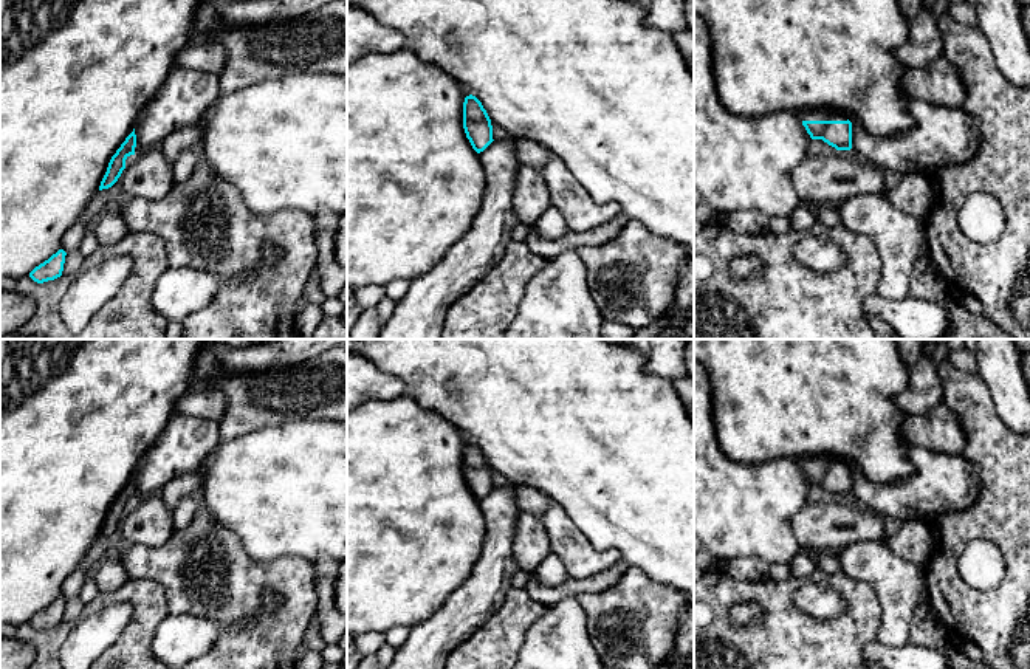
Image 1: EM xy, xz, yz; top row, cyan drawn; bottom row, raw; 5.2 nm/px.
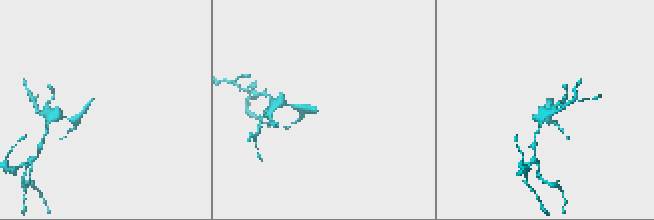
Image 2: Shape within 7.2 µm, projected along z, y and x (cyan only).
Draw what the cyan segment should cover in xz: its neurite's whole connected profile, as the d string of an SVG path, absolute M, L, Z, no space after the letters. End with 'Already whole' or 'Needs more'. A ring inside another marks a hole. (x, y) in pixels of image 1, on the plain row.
M472 441L466 443L463 449L463 475L477 500L494 488L491 466L482 449Z. Already whole

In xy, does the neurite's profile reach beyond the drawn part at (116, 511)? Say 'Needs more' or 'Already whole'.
Already whole

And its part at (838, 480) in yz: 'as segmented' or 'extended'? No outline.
extended

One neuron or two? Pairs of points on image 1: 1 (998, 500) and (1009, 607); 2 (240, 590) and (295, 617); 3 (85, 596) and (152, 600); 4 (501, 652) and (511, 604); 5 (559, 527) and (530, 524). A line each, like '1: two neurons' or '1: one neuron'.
1: one neuron
2: one neuron
3: two neurons
4: one neuron
5: two neurons

